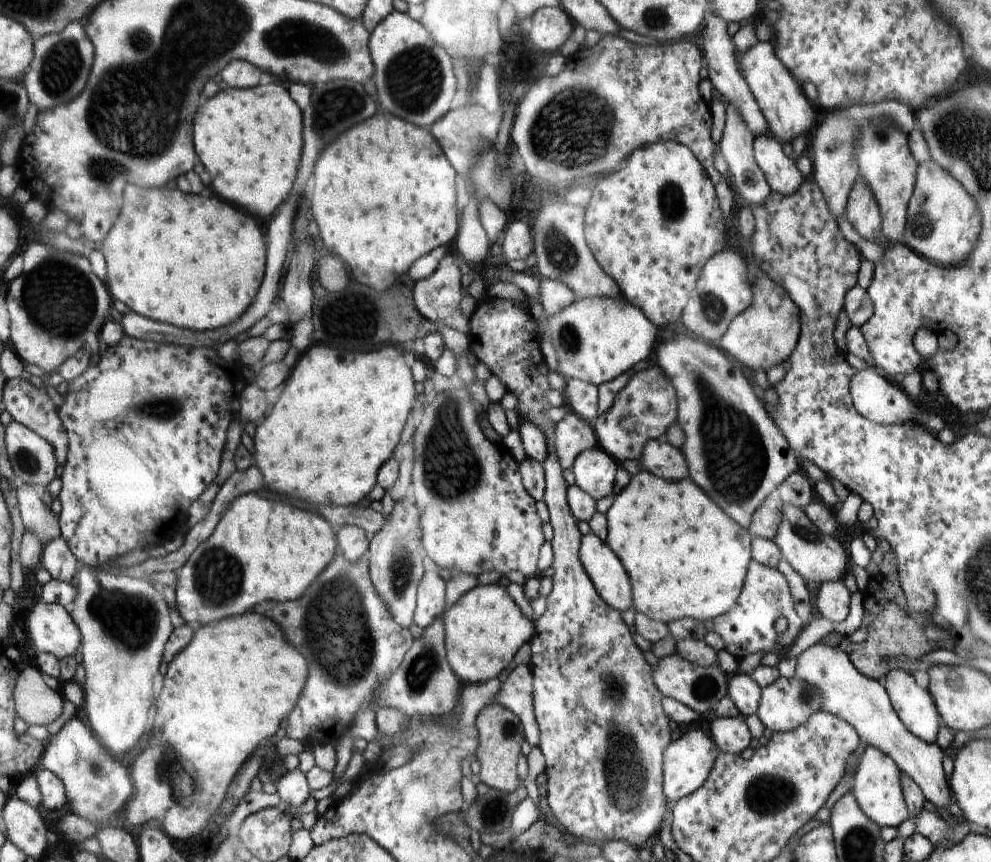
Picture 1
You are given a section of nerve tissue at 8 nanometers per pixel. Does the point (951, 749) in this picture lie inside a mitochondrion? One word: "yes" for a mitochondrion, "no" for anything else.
no

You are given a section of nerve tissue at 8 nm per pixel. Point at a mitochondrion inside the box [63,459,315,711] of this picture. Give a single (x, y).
(131, 620)

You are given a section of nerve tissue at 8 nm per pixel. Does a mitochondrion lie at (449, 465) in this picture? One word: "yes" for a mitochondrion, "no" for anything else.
yes

